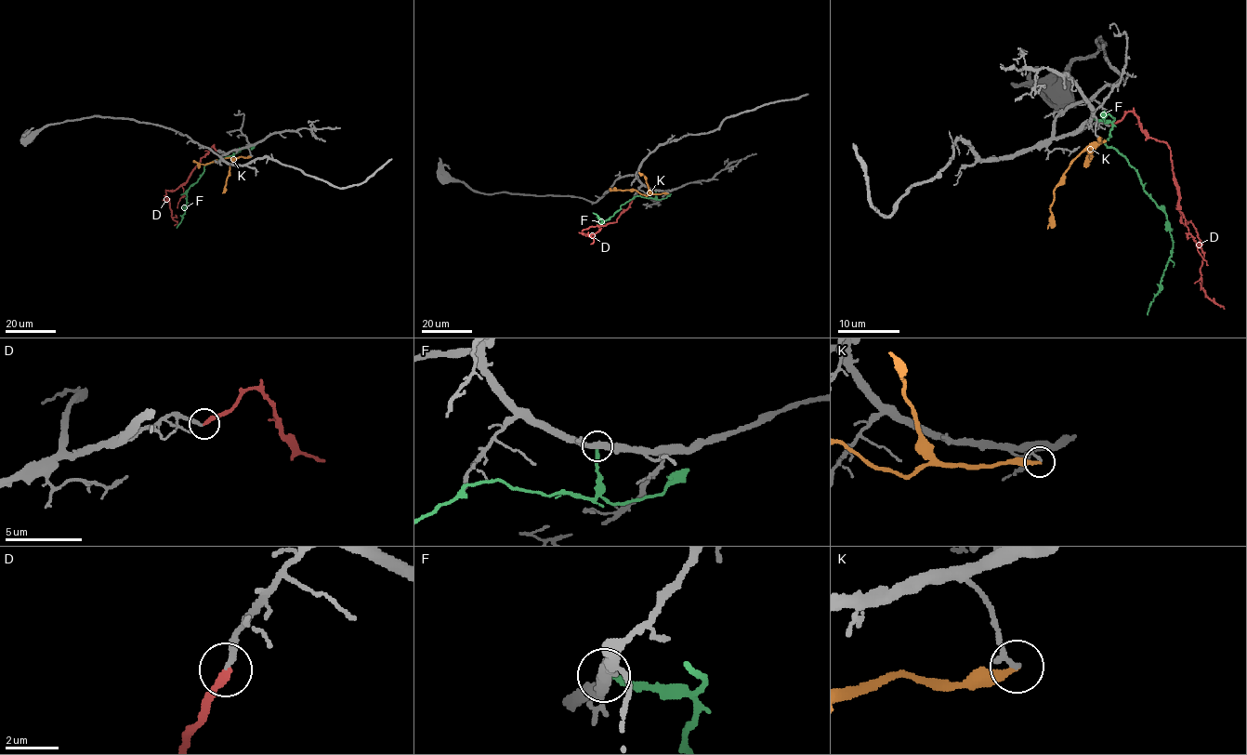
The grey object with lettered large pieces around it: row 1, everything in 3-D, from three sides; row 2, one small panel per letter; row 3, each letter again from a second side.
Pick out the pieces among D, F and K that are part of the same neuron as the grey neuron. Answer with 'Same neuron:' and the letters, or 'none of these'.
Same neuron: D

